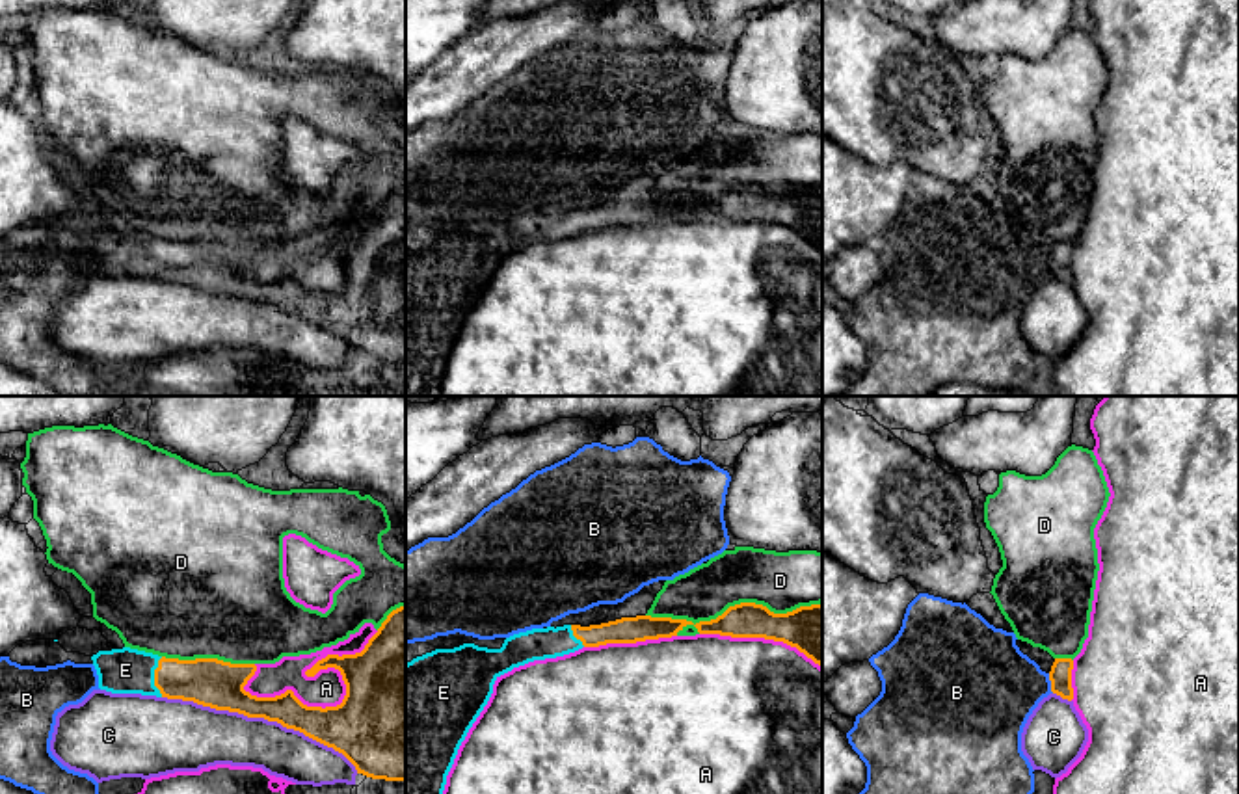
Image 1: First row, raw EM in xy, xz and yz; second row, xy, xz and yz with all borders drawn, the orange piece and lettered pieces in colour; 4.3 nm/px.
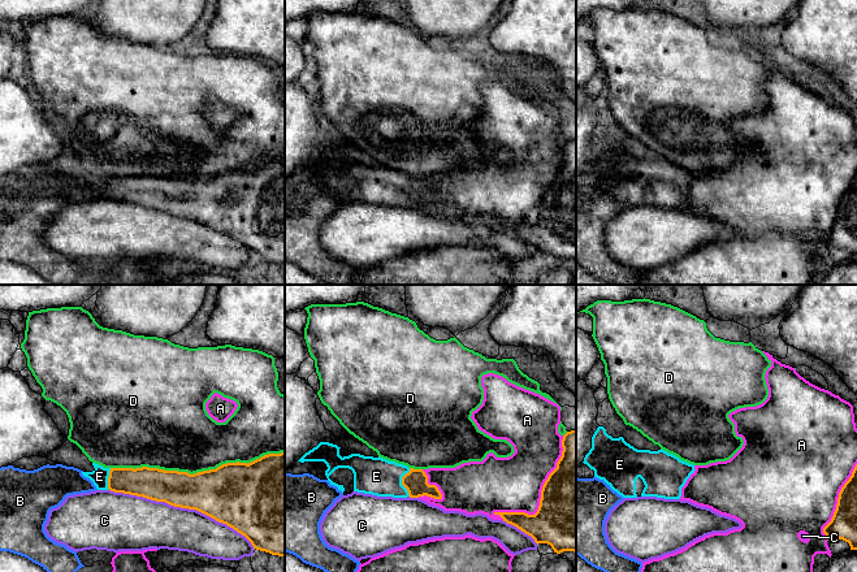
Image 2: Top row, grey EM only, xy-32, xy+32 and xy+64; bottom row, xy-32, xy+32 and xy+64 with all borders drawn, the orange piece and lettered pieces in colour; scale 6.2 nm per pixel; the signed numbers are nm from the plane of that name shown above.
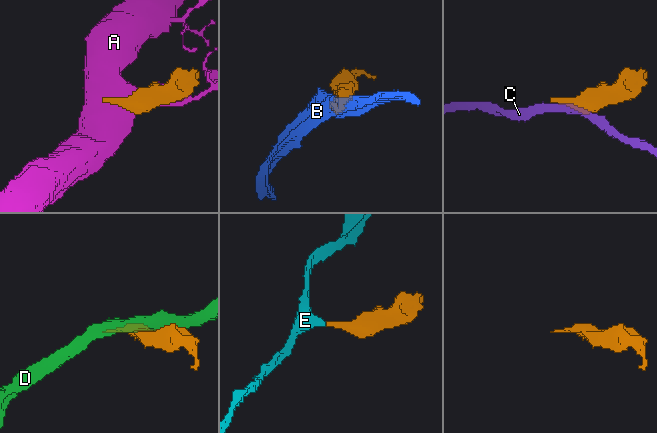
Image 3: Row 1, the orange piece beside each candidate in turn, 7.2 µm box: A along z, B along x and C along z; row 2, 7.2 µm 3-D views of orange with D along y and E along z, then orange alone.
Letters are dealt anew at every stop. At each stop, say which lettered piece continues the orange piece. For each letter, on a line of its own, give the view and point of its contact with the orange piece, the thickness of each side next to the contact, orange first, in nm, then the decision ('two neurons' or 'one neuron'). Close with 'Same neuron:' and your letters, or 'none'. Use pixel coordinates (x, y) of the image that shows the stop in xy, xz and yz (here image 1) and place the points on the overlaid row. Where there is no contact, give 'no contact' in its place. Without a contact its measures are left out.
A: contact xy (343, 679); calibres 460 and 160 nm; two neurons
B: contact yz (1052, 683); calibres 100 and 380 nm; two neurons
C: contact xy (261, 716); calibres 200 and 260 nm; two neurons
D: contact xz (735, 605); calibres 160 and 260 nm; two neurons
E: contact xy (155, 677); calibres 220 and 190 nm; one neuron
Same neuron: E

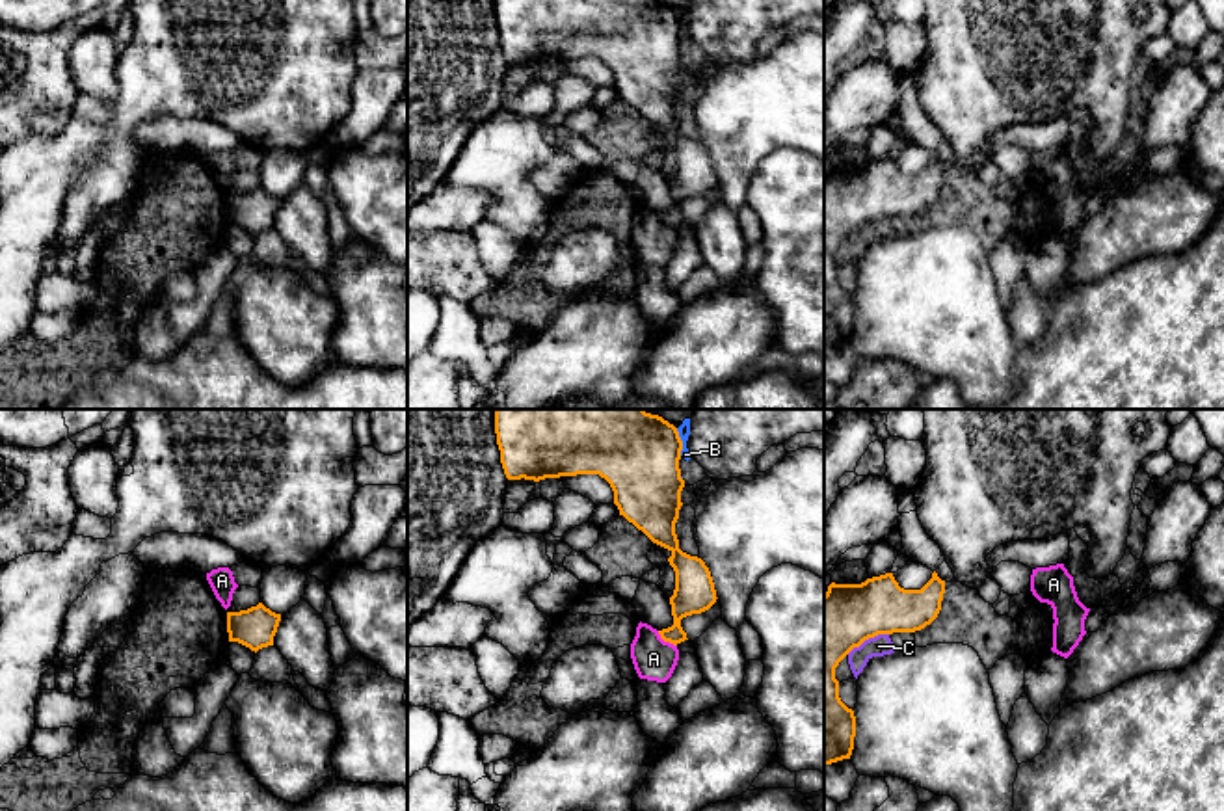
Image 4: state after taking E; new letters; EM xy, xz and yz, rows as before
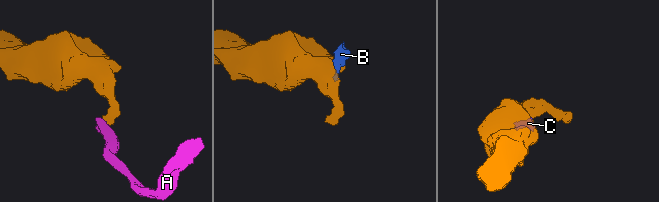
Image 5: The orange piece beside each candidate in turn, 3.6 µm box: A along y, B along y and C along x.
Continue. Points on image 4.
A: contact xz (666, 640); calibres 180 and 180 nm; two neurons
B: contact xz (681, 441); calibres 360 and 50 nm; two neurons
C: contact yz (867, 638); calibres 300 and 90 nm; two neurons
Same neuron: none

